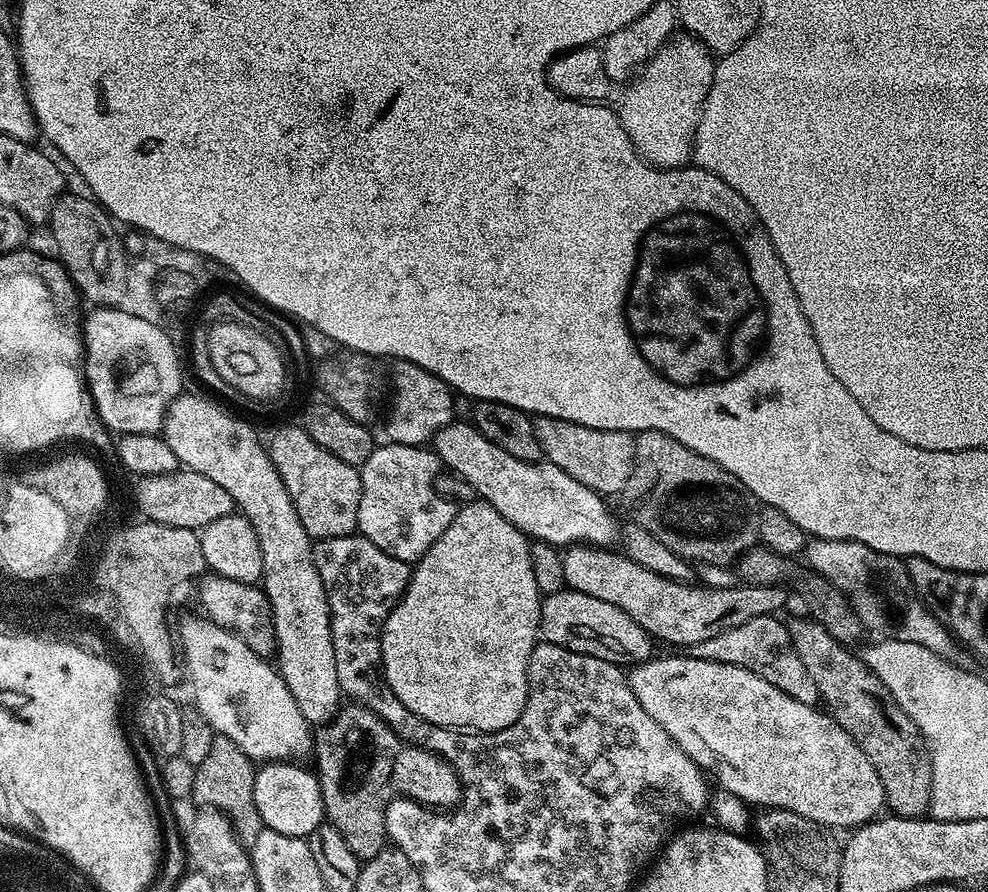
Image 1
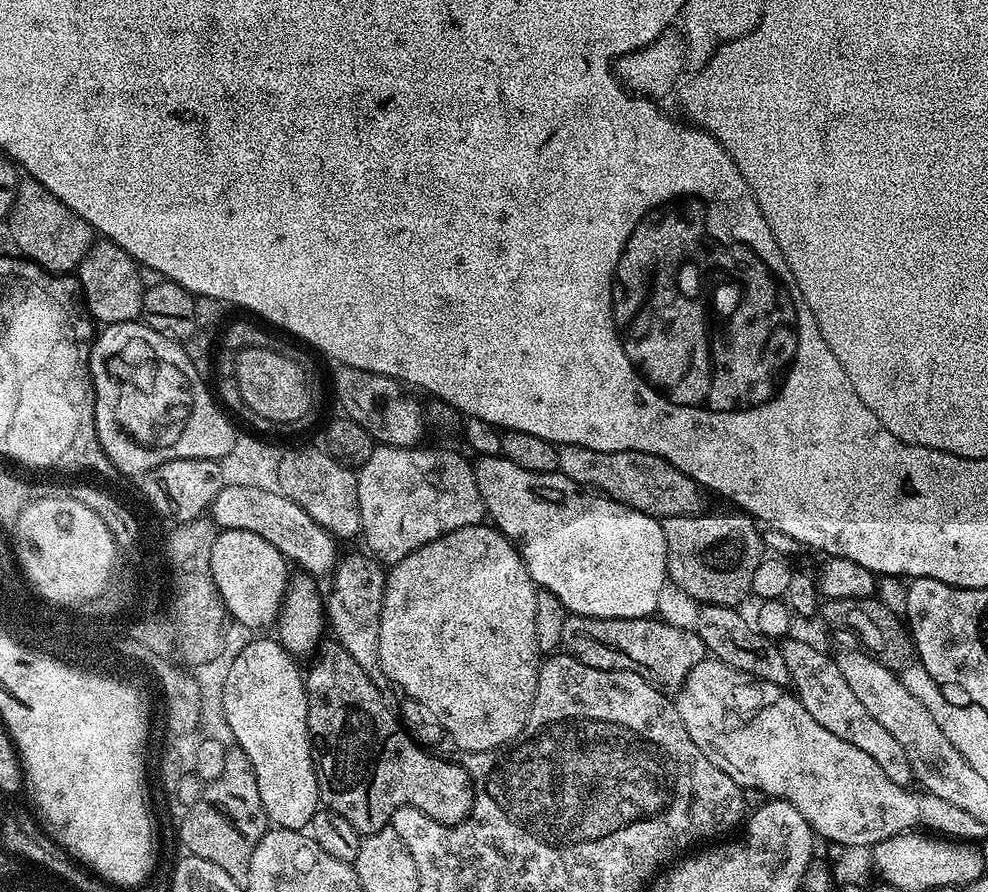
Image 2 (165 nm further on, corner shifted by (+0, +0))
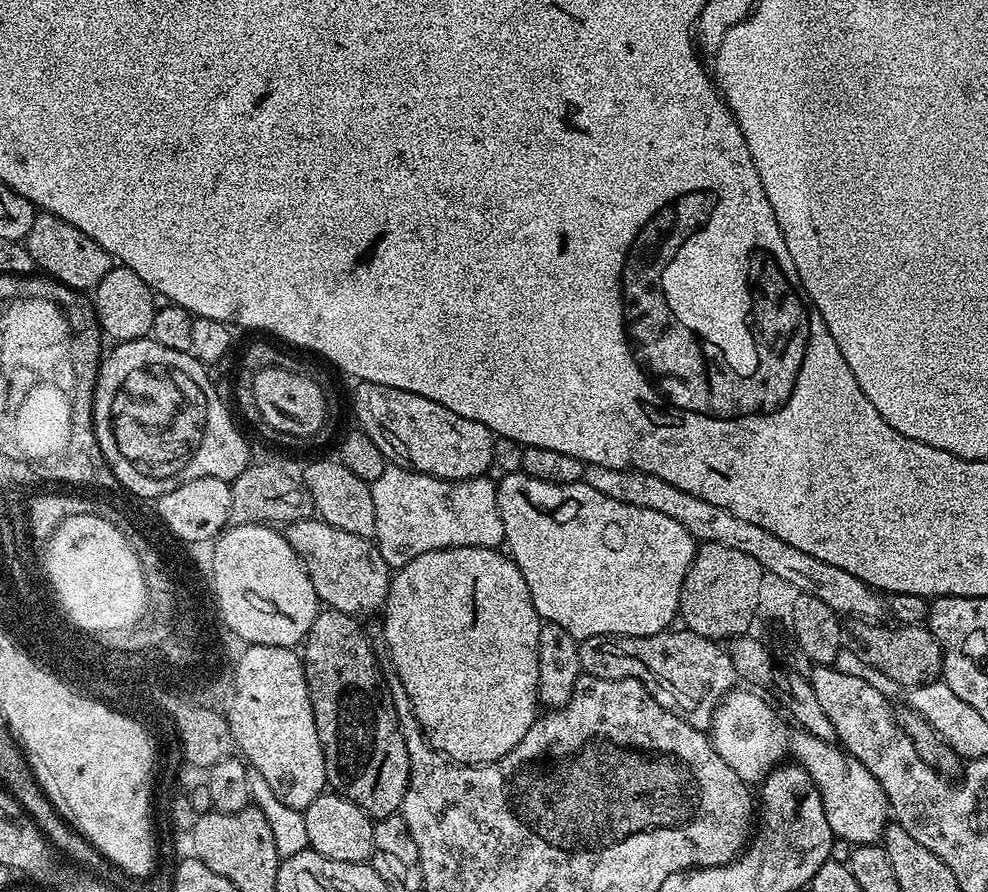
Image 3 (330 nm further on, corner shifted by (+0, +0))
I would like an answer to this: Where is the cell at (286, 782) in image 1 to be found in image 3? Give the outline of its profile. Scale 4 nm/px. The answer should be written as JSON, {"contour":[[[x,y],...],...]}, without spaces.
{"contour":[[[276,646],[256,648],[244,656],[236,675],[236,695],[235,704],[232,704],[230,730],[239,755],[266,778],[267,785],[274,790],[274,794],[286,806],[303,810],[325,791],[326,770],[324,751],[320,745],[318,730],[314,726],[314,710],[310,702],[306,674],[300,673],[300,665],[296,663],[294,656]]]}

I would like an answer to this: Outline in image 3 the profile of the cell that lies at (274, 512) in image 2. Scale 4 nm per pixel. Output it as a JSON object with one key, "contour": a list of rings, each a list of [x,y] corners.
{"contour":[[[319,518],[294,521],[282,534],[304,563],[321,605],[357,618],[363,617],[363,612],[379,613],[383,609],[388,599],[390,569],[371,539],[346,534],[346,530],[338,530],[338,526],[330,526]]]}

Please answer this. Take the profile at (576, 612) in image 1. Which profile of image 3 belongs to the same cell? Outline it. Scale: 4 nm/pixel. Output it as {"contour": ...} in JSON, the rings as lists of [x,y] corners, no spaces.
{"contour":[[[665,630],[653,636],[595,636],[581,640],[581,669],[589,676],[607,680],[640,680],[654,698],[654,702],[658,702],[658,706],[670,710],[670,714],[682,718],[682,722],[690,726],[701,730],[711,729],[712,716],[716,713],[720,701],[737,687],[738,677],[734,670],[734,662],[717,641],[707,640],[687,630],[672,631]]]}

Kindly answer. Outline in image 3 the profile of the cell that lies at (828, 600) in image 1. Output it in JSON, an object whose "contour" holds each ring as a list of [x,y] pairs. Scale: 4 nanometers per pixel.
{"contour":[[[880,622],[860,626],[856,636],[864,647],[864,656],[888,680],[897,680],[911,690],[923,684],[935,684],[944,670],[944,655],[939,642],[932,637],[927,627],[918,624],[901,624],[883,628]]]}

